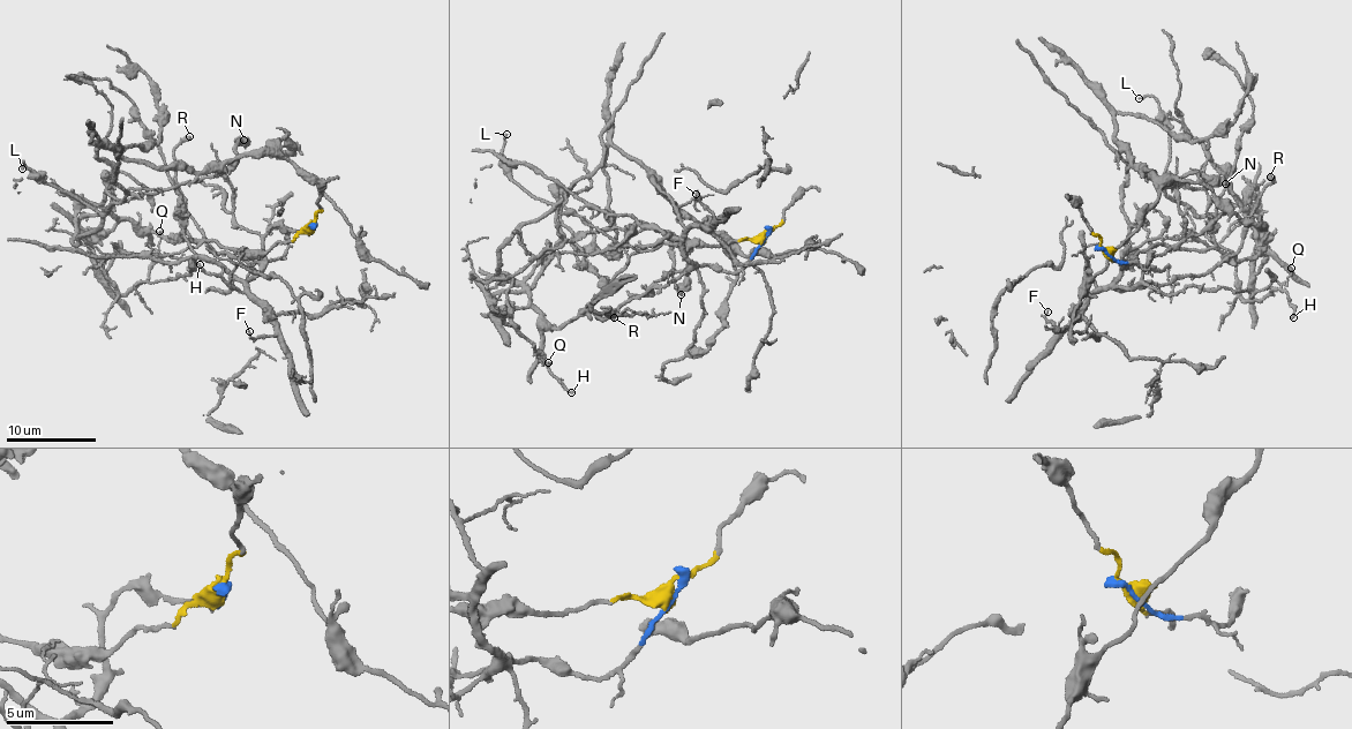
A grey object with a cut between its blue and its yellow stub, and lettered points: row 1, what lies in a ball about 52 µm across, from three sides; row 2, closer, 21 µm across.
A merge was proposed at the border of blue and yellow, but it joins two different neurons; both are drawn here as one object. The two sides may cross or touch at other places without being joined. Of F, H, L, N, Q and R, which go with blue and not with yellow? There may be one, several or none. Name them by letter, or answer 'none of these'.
F, R

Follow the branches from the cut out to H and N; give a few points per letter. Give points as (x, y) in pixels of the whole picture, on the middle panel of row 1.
H: (764, 235), (637, 249), (553, 328), (500, 273), (505, 240), (519, 232), (532, 257), (506, 309), (572, 393)
N: (764, 235), (637, 249), (602, 295), (553, 328), (525, 283), (565, 241), (640, 222), (690, 248), (681, 295)

